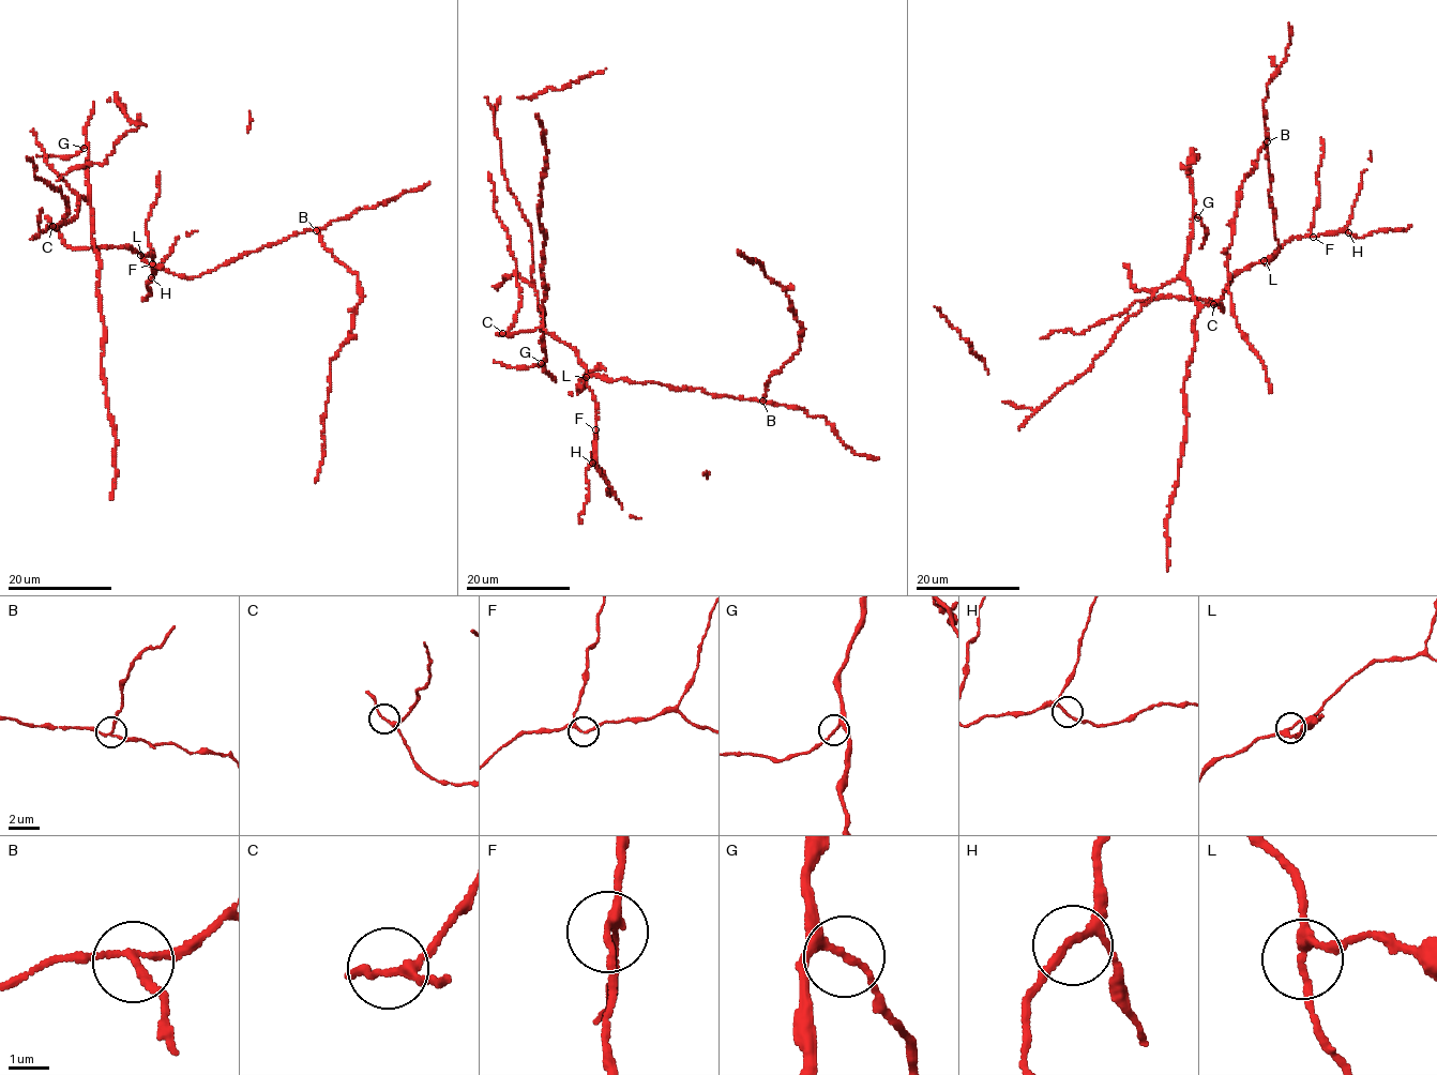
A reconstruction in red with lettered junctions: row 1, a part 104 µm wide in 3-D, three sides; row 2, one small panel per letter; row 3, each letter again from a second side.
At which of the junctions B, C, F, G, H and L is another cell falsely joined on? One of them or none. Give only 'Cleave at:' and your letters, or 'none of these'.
Cleave at: B

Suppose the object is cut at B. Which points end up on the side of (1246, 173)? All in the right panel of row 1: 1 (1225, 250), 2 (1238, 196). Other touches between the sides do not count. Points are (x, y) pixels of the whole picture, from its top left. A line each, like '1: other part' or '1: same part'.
1: same part
2: same part

